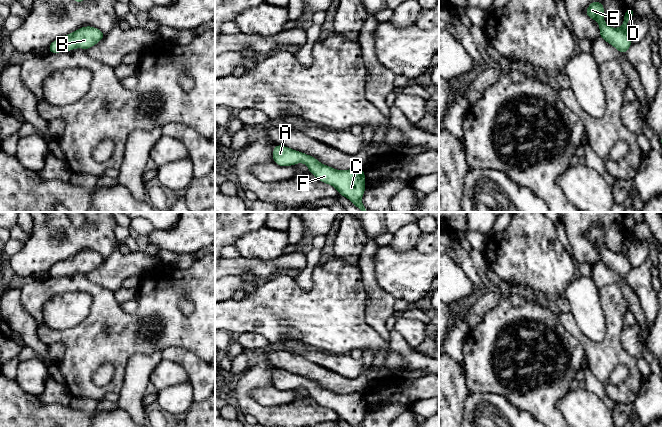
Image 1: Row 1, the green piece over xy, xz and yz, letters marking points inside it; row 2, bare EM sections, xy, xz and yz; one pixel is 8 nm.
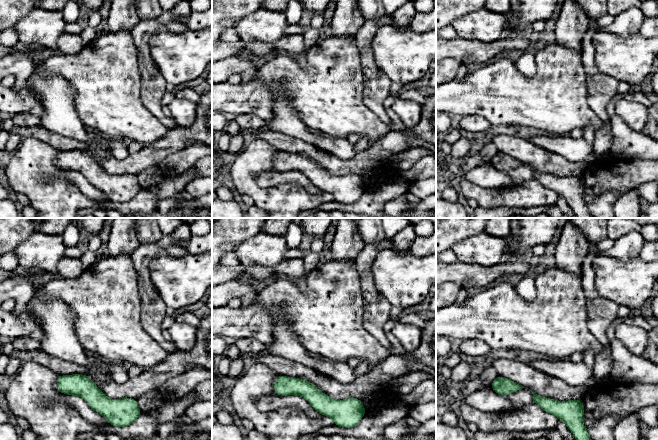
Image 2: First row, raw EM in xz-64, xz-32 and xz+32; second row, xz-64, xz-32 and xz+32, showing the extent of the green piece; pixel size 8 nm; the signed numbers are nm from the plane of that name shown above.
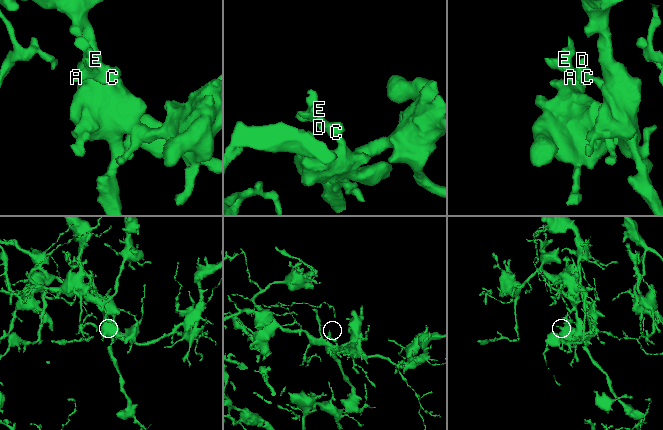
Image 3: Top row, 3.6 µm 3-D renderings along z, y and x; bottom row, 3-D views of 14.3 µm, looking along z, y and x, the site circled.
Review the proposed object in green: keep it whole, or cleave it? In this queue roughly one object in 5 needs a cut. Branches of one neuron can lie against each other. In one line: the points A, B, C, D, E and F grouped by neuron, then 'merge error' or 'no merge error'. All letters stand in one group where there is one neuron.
groups A B C D E F; no merge error

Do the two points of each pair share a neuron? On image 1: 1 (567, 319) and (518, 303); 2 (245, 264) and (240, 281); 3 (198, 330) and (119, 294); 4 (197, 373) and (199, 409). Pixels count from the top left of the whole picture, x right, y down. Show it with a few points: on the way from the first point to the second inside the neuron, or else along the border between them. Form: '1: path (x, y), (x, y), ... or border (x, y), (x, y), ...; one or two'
1: border (557, 315), (560, 323), (572, 334); two
2: border (225, 275), (242, 275), (252, 281); two
3: border (136, 288), (137, 300); two
4: border (204, 399), (194, 401); two

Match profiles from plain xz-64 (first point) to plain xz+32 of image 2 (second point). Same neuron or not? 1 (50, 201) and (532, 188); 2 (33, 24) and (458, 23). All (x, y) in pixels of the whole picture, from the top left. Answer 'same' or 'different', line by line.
1: same
2: same

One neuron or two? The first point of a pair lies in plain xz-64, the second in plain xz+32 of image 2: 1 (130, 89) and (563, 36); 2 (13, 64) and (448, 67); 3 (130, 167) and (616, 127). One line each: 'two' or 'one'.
1: two
2: one
3: two

